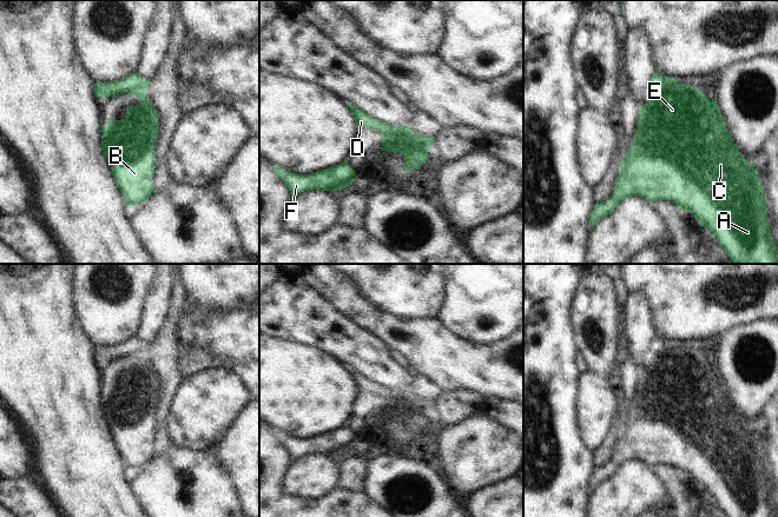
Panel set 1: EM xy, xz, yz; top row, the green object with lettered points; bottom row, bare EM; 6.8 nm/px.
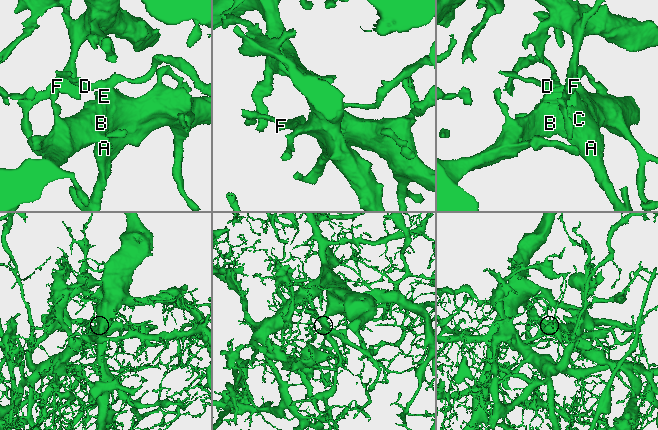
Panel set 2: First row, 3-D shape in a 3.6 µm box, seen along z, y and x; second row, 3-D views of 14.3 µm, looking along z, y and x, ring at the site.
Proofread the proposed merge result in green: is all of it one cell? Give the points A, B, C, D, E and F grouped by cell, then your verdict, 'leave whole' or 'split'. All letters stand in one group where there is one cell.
A B C E F / D; split

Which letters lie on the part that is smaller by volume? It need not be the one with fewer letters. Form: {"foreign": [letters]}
{"foreign": ["D"]}

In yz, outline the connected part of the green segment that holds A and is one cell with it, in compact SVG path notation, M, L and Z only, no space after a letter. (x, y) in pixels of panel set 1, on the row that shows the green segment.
M690 84L662 90L650 88L647 102L639 108L638 126L631 146L621 159L614 192L604 203L595 203L588 224L594 227L611 214L627 197L639 195L648 203L671 200L680 210L691 212L698 223L717 237L719 245L734 264L777 264L777 248L771 239L766 197L757 167L740 154L716 100L710 100Z

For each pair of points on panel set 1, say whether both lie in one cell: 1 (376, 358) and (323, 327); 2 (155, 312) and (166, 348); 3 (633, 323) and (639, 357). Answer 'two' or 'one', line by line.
1: one
2: two
3: one

